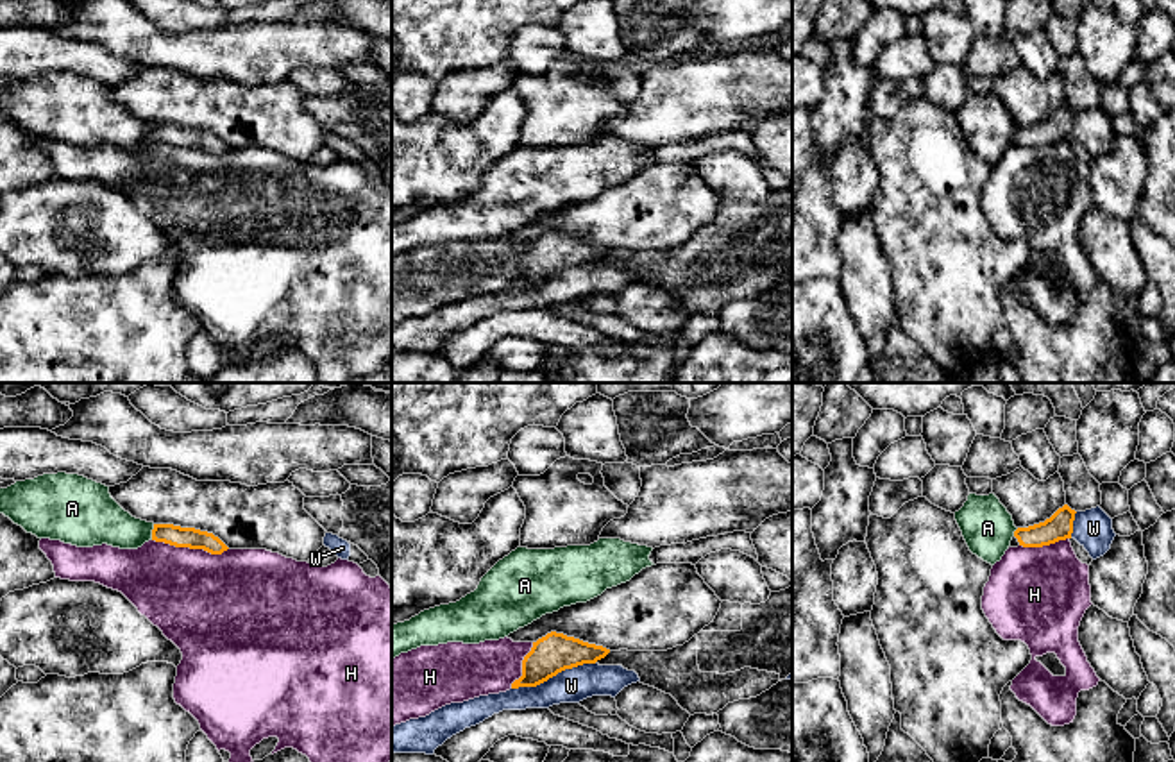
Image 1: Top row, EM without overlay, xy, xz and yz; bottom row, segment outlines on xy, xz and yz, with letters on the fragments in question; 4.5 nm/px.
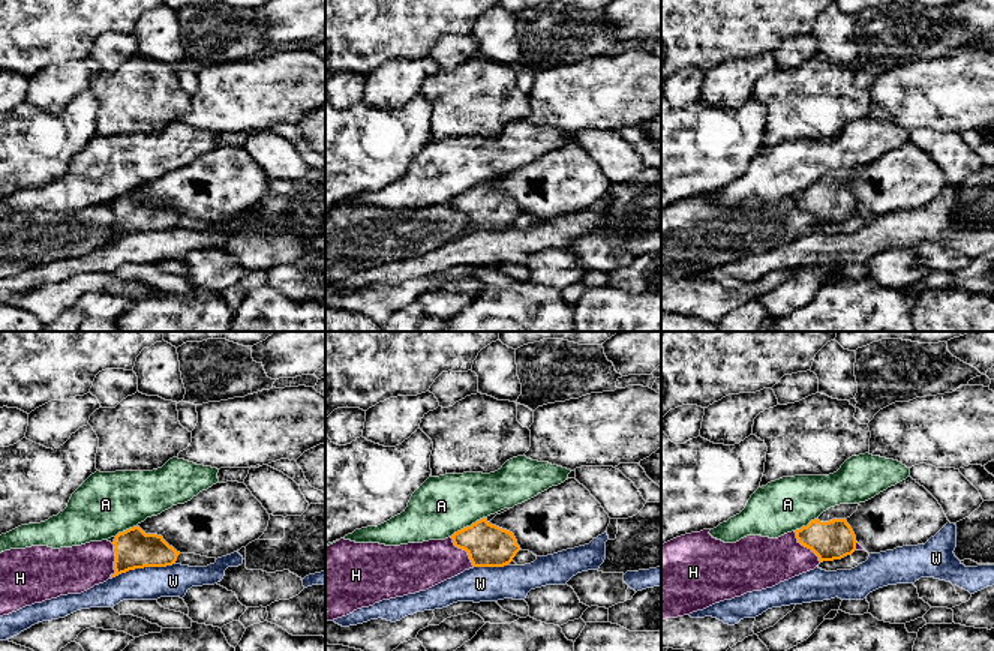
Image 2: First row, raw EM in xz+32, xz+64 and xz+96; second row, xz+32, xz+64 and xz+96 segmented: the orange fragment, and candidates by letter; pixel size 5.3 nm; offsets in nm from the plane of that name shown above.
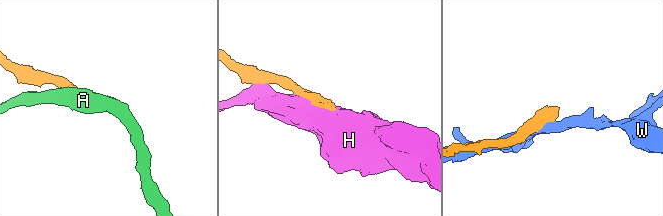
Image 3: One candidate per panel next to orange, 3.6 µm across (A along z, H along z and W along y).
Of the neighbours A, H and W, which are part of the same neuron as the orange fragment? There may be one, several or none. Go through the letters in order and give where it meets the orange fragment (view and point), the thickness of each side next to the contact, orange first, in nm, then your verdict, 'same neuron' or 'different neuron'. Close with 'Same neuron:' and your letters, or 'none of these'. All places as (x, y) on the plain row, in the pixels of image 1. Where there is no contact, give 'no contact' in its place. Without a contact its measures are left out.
A: contact xy (152, 131); calibres 100 and 220 nm; different neuron
H: contact xy (190, 147); calibres 100 and 440 nm; different neuron
W: contact xz (553, 274); calibres 180 and 160 nm; different neuron
Same neuron: none of these

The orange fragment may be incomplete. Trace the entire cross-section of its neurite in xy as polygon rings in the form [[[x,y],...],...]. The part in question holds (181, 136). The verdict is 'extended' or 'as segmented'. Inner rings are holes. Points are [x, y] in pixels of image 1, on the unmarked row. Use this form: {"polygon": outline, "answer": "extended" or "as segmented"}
{"polygon": [[[154,123],[152,140],[175,147],[204,148],[211,154],[222,154],[229,147],[213,132],[173,123]]], "answer": "as segmented"}

